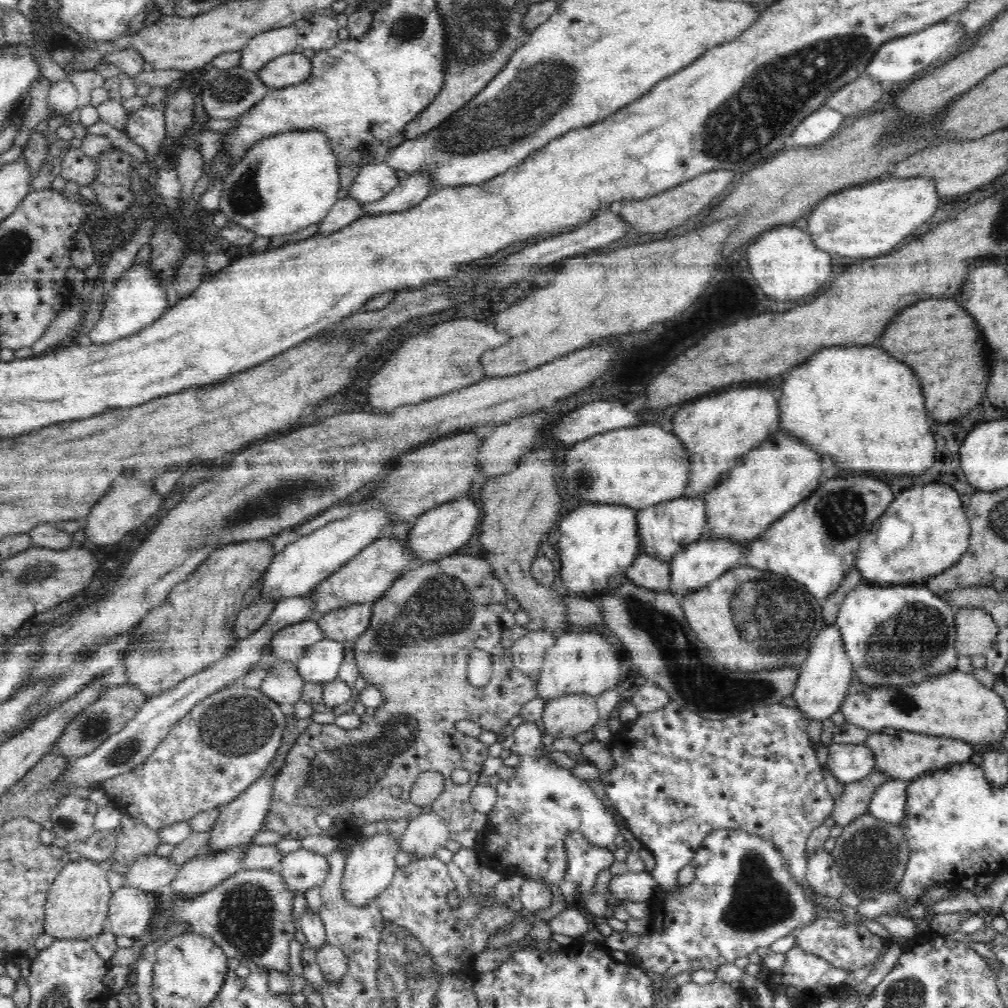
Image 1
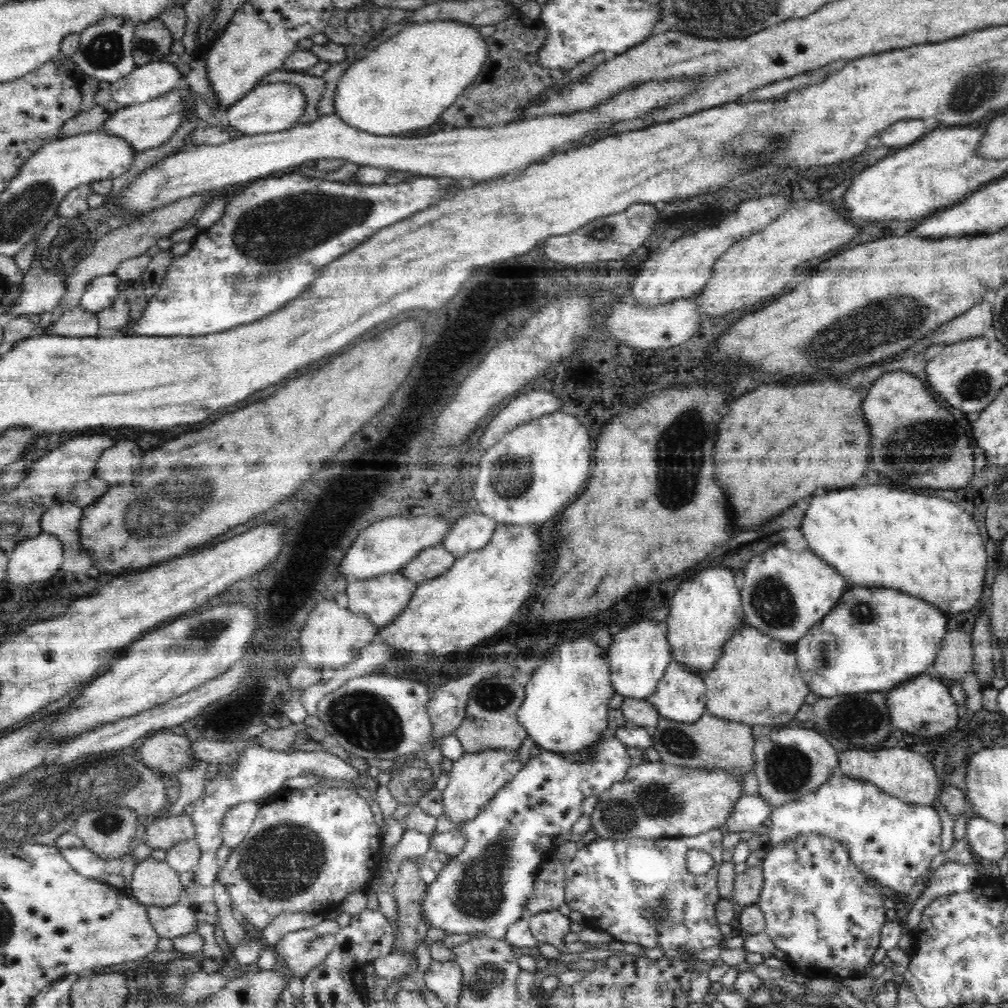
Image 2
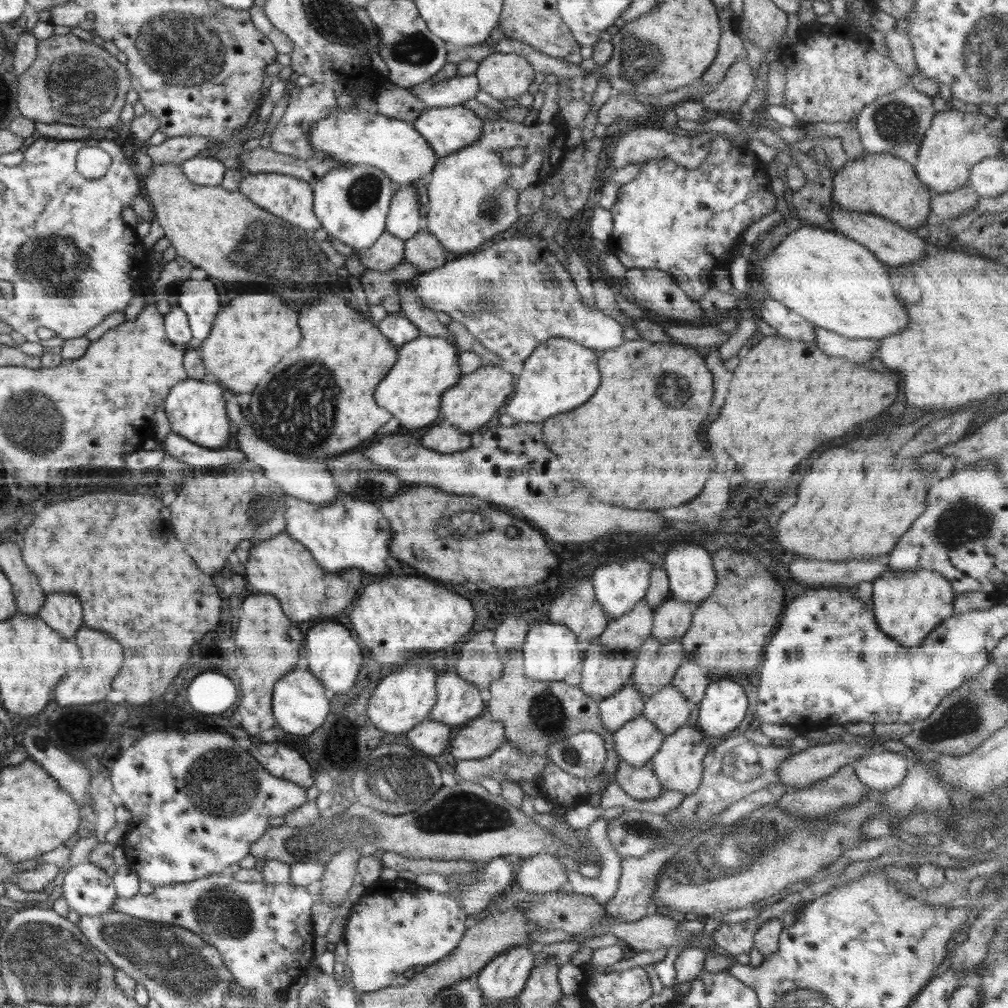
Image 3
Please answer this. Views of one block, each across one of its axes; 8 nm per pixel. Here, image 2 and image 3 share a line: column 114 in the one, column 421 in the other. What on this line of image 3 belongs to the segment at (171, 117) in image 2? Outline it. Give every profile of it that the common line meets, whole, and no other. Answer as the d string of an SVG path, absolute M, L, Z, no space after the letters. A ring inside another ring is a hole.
M462 105L427 108L418 115L416 121L412 123L414 130L423 136L432 147L434 154L438 157L449 155L460 151L461 148L475 143L482 134L483 121L474 111L466 109Z

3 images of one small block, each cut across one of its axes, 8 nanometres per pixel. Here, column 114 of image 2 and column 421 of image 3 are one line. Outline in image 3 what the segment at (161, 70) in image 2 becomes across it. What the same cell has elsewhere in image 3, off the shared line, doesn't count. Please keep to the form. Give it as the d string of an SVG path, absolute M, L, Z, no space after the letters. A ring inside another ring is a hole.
M472 74L470 76L457 75L437 83L428 79L408 89L427 108L438 108L462 105L466 100L475 98L480 88L479 80Z

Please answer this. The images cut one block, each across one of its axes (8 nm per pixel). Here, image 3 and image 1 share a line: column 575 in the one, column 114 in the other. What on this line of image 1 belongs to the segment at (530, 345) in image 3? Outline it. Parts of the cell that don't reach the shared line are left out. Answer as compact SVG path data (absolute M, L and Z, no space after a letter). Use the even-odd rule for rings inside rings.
M132 264L120 276L108 300L101 311L101 316L92 331L88 334L94 344L106 344L124 337L135 335L142 328L154 324L168 309L168 300L165 286L157 282L157 272L150 265Z

